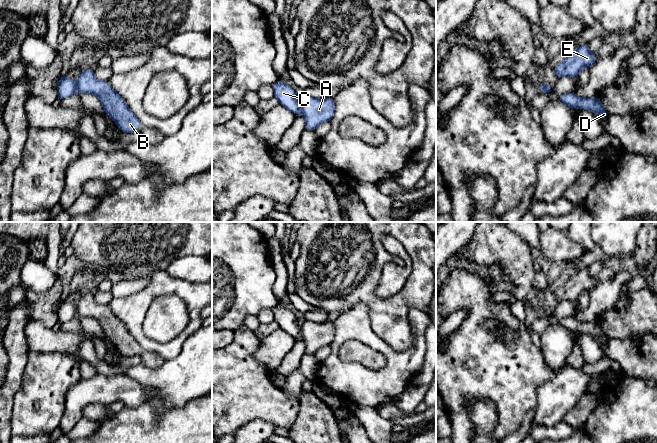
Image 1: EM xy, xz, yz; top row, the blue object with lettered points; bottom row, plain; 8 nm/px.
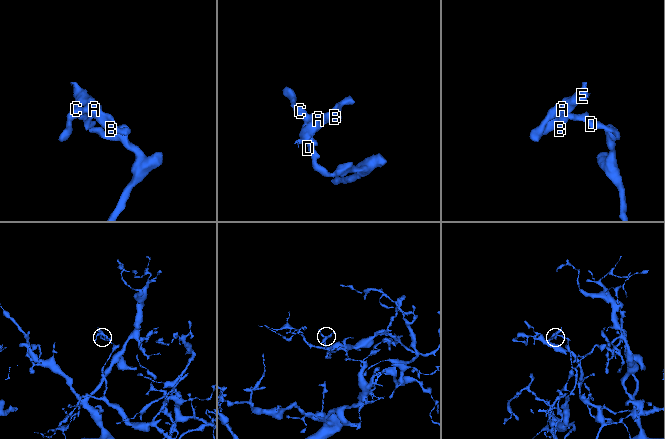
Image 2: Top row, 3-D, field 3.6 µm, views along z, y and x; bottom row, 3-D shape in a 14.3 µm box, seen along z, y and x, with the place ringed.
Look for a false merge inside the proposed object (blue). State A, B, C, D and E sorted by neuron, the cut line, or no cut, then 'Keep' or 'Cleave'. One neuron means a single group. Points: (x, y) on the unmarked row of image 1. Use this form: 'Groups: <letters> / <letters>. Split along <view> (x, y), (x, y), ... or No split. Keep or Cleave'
Groups: A B E / C D. Split along xy (75, 307), (78, 315). Cleave

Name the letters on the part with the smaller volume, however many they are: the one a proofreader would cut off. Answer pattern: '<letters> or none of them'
A, B, E

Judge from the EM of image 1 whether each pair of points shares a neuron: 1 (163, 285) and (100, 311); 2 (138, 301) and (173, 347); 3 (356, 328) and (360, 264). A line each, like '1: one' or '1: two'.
1: two
2: one
3: two

